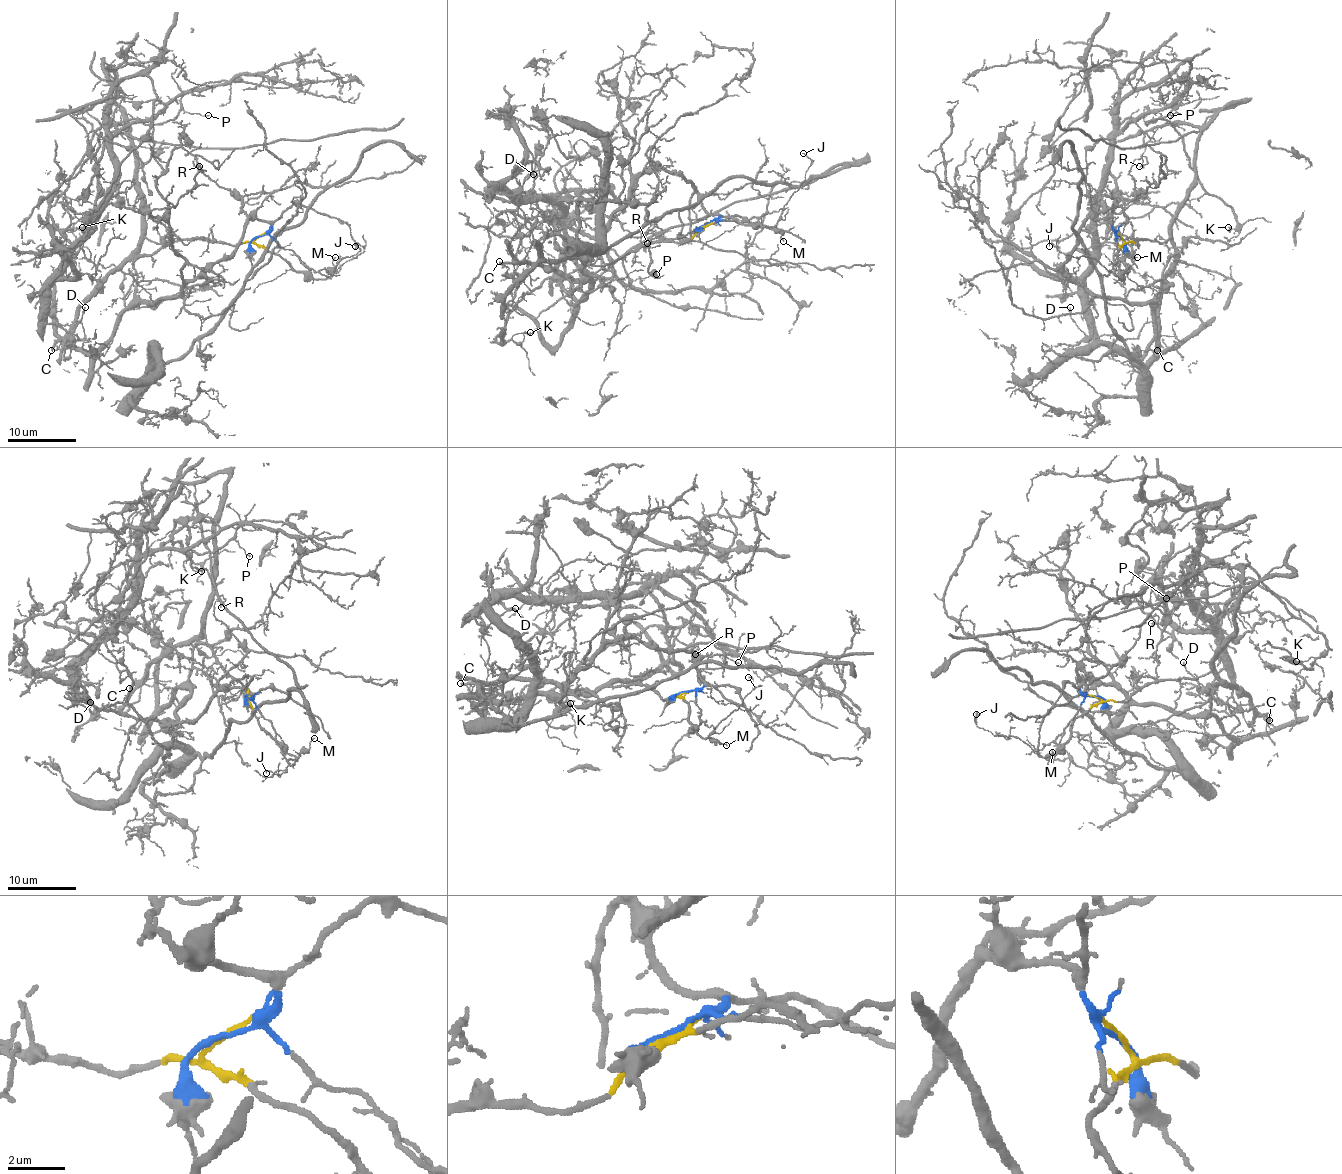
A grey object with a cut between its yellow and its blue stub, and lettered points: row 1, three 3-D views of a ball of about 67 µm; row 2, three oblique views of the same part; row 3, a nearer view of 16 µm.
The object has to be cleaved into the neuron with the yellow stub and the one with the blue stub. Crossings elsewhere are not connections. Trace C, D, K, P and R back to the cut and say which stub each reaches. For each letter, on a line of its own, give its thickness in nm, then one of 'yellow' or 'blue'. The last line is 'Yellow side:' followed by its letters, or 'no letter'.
C: 200 nm thick; yellow
D: 180 nm thick; yellow
K: 110 nm thick; yellow
P: 90 nm thick; yellow
R: 90 nm thick; blue
Yellow side: C, D, K, P

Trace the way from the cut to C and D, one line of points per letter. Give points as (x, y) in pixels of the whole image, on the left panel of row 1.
C: (258, 237), (251, 242), (232, 245), (191, 238), (155, 244), (145, 238), (79, 309), (76, 324), (52, 350)
D: (258, 237), (232, 245), (191, 238), (155, 244), (145, 238), (79, 309), (84, 338), (69, 337), (84, 307)

